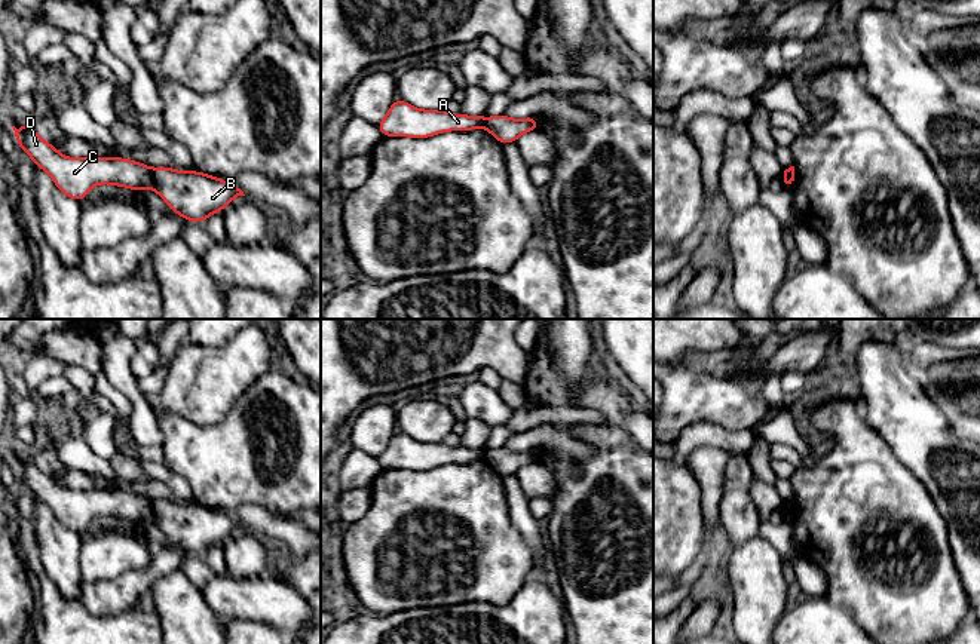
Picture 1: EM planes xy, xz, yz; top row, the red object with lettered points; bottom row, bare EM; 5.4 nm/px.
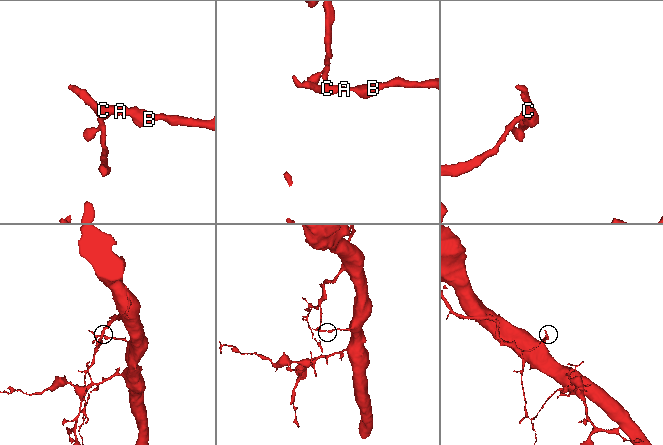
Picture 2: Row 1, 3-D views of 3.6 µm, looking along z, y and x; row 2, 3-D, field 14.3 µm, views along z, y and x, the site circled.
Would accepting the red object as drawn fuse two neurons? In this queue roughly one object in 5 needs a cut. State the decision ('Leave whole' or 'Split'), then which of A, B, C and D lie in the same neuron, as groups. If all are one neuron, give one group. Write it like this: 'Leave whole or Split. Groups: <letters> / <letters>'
Split. Groups: A C D / B

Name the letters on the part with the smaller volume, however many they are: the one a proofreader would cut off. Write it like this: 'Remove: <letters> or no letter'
Remove: A, C, D

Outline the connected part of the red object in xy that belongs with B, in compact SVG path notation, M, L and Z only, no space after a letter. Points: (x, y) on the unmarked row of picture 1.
M153 500L153 521L168 539L187 553L202 555L214 545L221 545L244 524L221 510L197 503L180 505L172 500Z

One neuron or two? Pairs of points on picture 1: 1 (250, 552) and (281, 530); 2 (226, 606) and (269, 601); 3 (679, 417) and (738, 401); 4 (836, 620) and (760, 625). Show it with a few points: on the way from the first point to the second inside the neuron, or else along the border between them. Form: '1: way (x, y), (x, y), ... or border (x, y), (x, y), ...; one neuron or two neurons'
1: border (245, 527), (254, 536); two neurons
2: way (236, 601), (259, 601); one neuron
3: way (694, 402), (723, 401); one neuron
4: border (786, 612), (774, 628); two neurons

